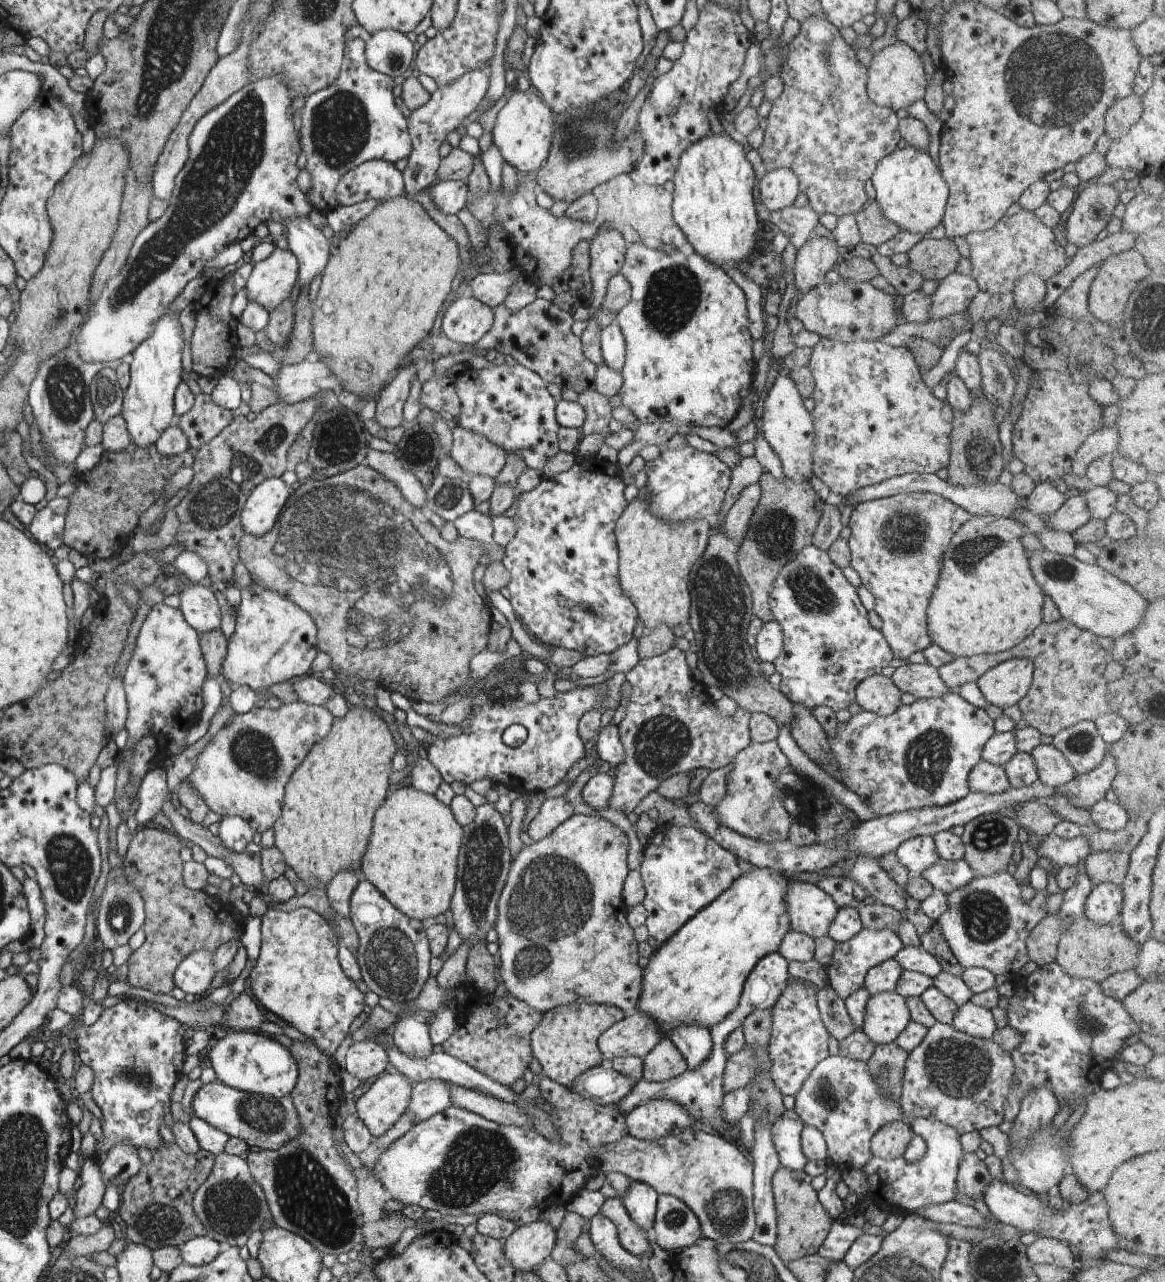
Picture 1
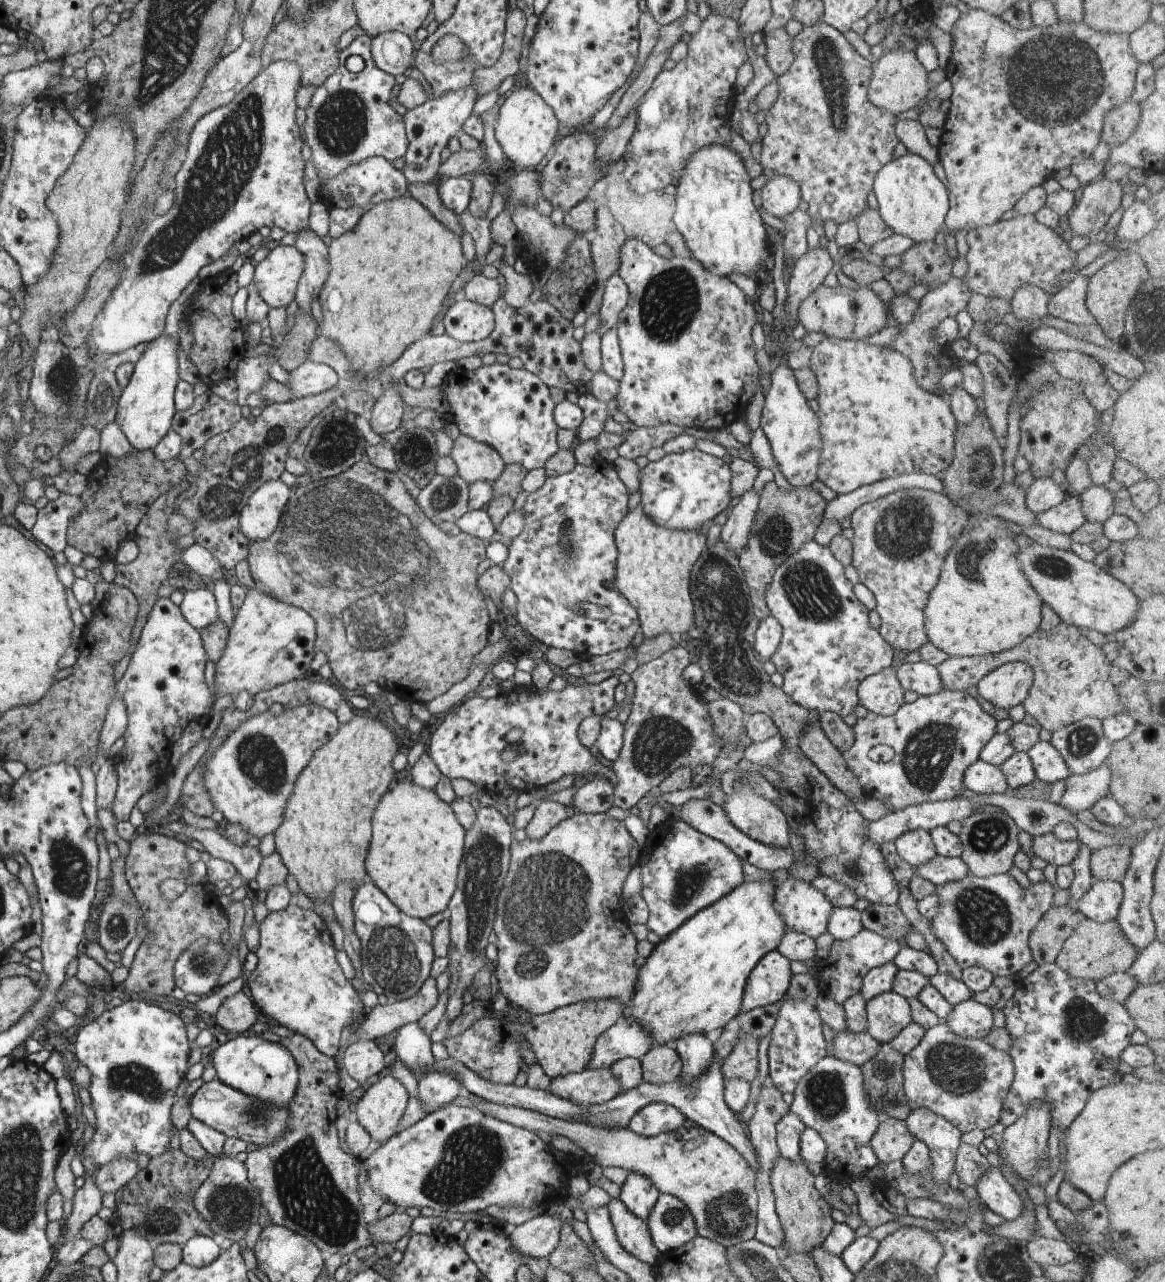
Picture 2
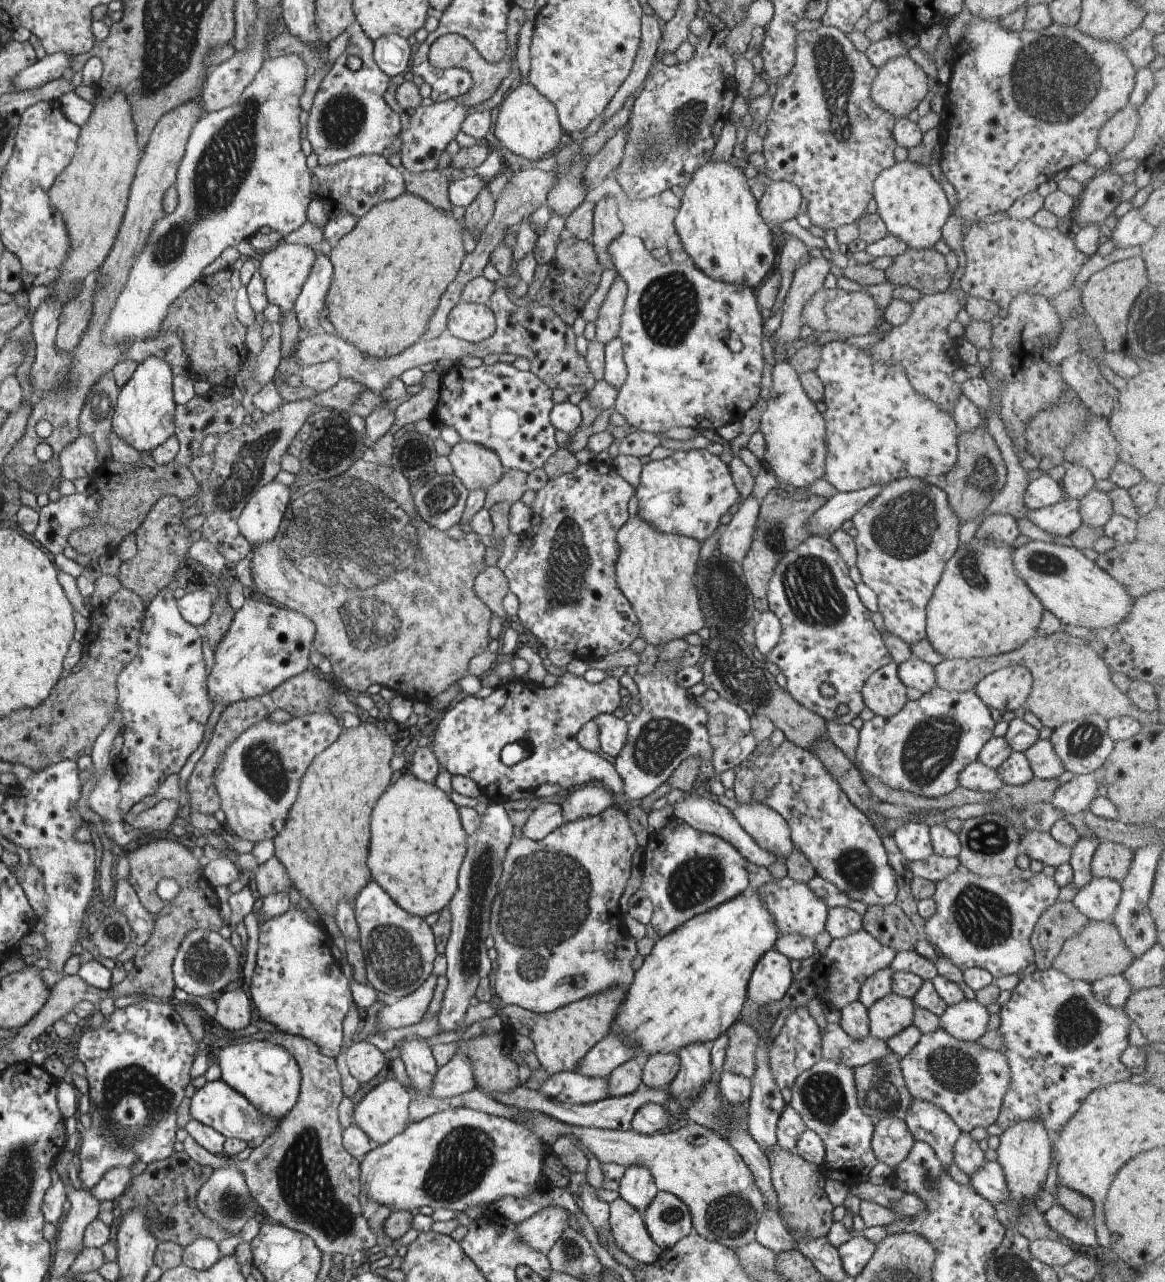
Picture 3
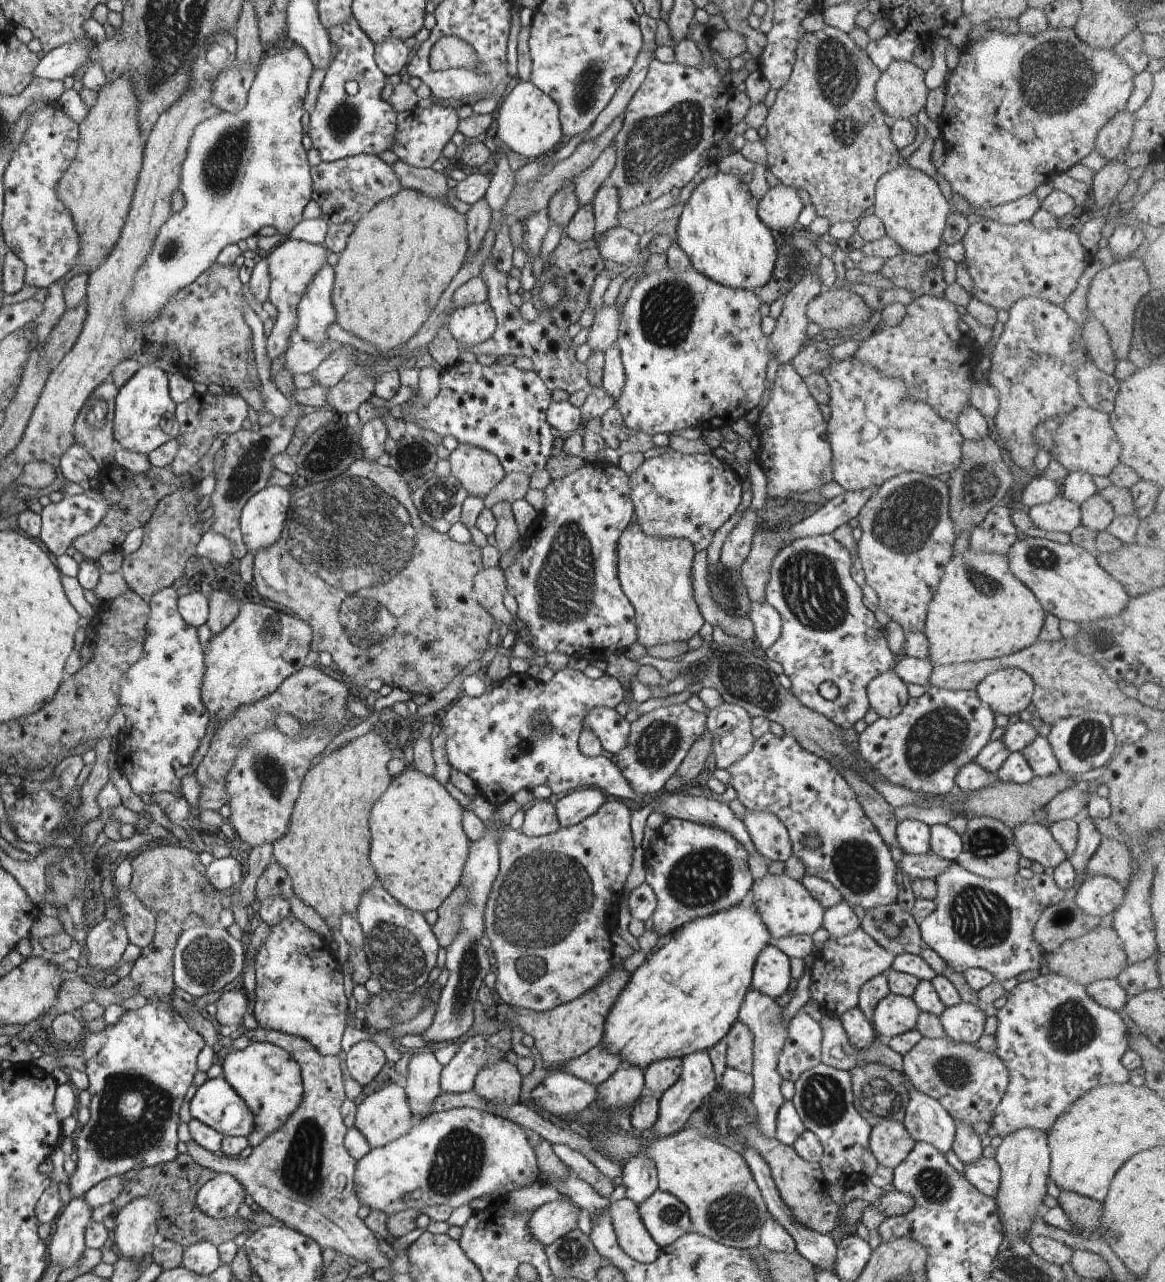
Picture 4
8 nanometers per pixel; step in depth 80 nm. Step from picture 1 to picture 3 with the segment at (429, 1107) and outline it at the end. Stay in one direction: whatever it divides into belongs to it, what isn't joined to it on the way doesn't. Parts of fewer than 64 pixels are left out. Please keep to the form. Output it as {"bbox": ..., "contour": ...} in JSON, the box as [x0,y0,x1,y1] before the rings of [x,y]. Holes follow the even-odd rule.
{"bbox":[428,1053,475,1098],"contour":[[[456,1053],[434,1075],[431,1094],[428,1096],[450,1098],[475,1088],[473,1066],[468,1055]]]}

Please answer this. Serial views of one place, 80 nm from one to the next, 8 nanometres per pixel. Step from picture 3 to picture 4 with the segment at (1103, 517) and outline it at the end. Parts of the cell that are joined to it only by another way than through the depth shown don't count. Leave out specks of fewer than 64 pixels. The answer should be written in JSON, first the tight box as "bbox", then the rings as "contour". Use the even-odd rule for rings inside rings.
{"bbox":[1081,492,1115,532],"contour":[[[1098,492],[1081,504],[1081,524],[1092,532],[1106,531],[1115,517],[1113,506]]]}

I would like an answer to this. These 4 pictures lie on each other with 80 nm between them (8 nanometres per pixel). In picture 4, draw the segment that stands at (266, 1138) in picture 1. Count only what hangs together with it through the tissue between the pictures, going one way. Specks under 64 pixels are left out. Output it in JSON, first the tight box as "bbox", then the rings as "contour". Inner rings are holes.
{"bbox":[189,1074,253,1138],"contour":[[[222,1074],[197,1088],[189,1109],[194,1119],[223,1133],[224,1138],[247,1137],[253,1129],[251,1110]]]}

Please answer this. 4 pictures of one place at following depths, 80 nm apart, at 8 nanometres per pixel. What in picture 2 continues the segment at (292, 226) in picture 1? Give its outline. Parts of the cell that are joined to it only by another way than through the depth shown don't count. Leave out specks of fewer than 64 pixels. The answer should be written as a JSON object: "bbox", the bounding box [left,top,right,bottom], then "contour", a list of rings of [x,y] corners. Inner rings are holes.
{"bbox":[294,227,331,314],"contour":[[[310,227],[295,235],[297,239],[294,246],[305,256],[305,271],[299,280],[295,301],[298,308],[308,314],[311,312],[312,300],[320,296],[331,274],[330,249]]]}

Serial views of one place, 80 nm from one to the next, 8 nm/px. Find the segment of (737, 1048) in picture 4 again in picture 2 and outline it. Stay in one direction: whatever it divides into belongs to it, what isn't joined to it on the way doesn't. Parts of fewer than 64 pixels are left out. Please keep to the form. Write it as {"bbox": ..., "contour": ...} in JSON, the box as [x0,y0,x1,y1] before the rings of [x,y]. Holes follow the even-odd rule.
{"bbox":[721,1028,759,1083],"contour":[[[739,1028],[738,1032],[739,1038],[721,1064],[721,1069],[726,1079],[744,1079],[750,1083],[757,1074],[759,1040]]]}

